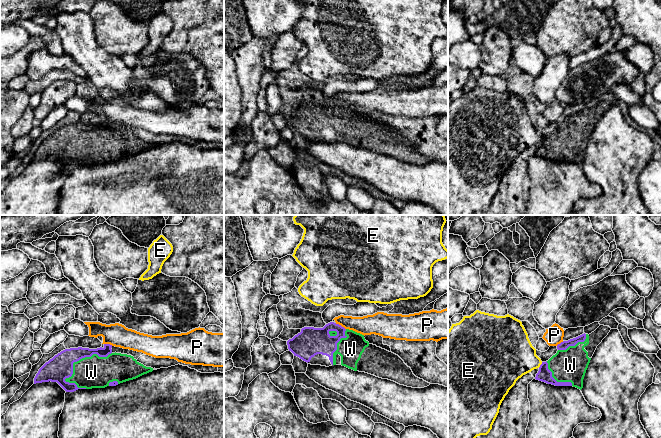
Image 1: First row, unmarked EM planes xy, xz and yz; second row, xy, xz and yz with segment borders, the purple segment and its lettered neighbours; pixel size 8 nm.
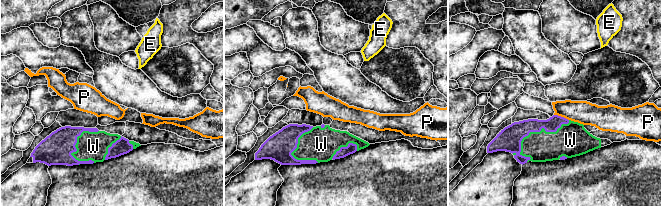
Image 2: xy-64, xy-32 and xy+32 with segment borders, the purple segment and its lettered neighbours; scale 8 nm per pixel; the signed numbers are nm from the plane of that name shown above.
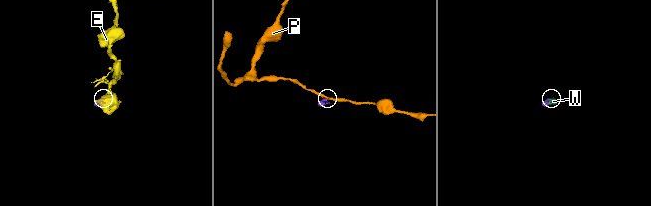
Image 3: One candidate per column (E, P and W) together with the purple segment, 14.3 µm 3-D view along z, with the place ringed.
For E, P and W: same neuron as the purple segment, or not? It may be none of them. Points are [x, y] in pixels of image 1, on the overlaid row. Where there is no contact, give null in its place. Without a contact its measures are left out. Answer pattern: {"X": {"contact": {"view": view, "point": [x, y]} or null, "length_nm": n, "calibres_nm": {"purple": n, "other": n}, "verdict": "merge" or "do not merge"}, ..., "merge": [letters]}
{"E": {"contact": {"view": "yz", "point": [540, 365]}, "length_nm": 60, "calibres_nm": {"purple": 110, "other": 380}, "verdict": "do not merge"}, "P": {"contact": {"view": "xz", "point": [340, 325]}, "length_nm": 100, "calibres_nm": {"purple": 220, "other": 160}, "verdict": "do not merge"}, "W": {"contact": {"view": "xy", "point": [82, 357]}, "length_nm": 440, "calibres_nm": {"purple": 200, "other": 260}, "verdict": "merge"}, "merge": ["W"]}

